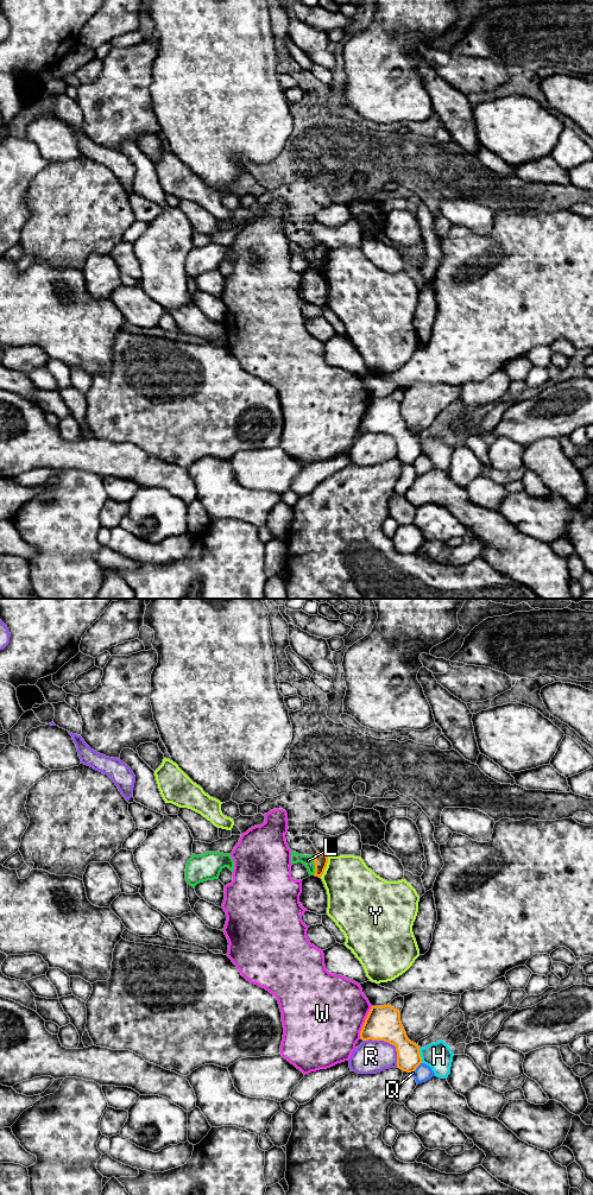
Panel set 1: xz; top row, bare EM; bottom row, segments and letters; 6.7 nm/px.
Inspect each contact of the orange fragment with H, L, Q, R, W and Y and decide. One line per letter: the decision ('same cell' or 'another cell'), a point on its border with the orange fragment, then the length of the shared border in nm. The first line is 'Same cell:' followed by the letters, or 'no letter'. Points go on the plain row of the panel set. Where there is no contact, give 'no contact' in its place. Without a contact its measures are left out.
Same cell: no letter
H: another cell | xz (420, 447) | 110 nm
L: another cell | xz (315, 257) | 140 nm
Q: another cell | xz (416, 459) | 100 nm
R: another cell | xz (389, 434) | 300 nm
W: another cell | xz (365, 413) | 240 nm
Y: another cell | xz (326, 258) | 160 nm

